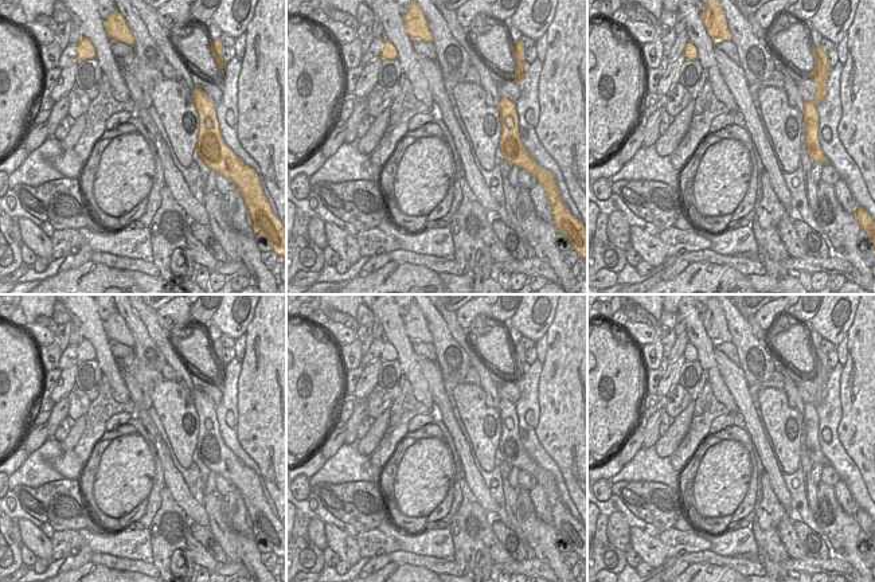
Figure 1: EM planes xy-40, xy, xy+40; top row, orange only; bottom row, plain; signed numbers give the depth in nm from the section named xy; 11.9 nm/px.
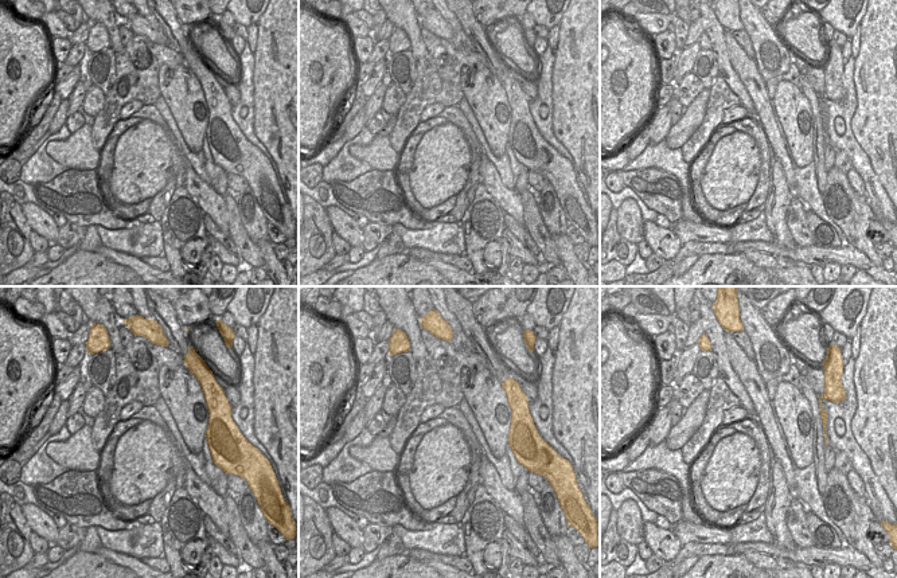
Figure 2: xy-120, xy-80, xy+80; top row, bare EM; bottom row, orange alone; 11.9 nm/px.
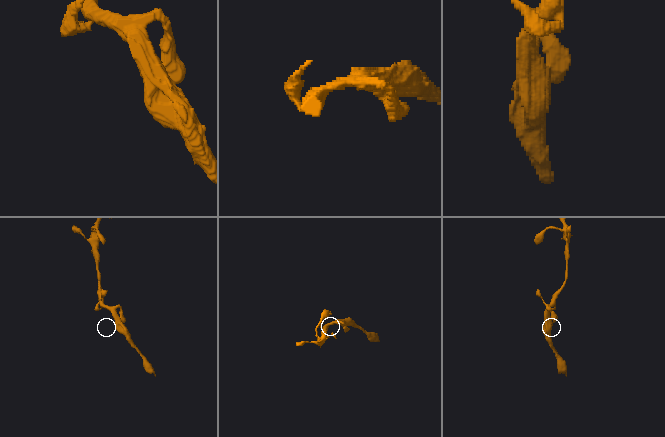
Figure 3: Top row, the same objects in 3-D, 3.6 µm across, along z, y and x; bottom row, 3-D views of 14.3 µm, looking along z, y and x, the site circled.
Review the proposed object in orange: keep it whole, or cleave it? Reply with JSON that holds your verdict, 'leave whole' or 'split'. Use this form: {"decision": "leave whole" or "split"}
{"decision": "leave whole"}

